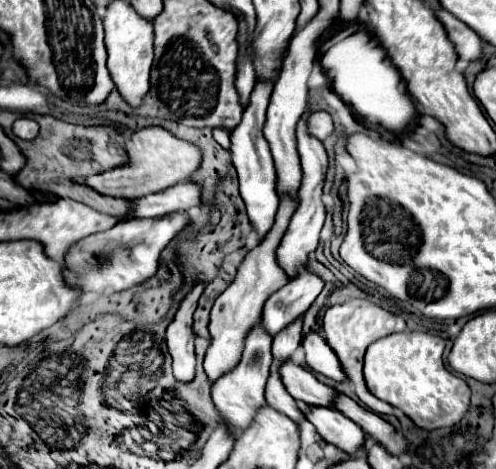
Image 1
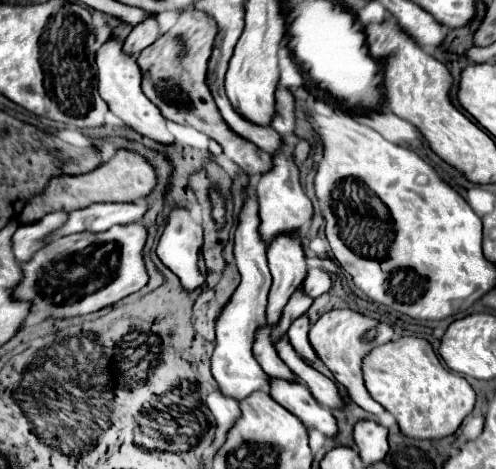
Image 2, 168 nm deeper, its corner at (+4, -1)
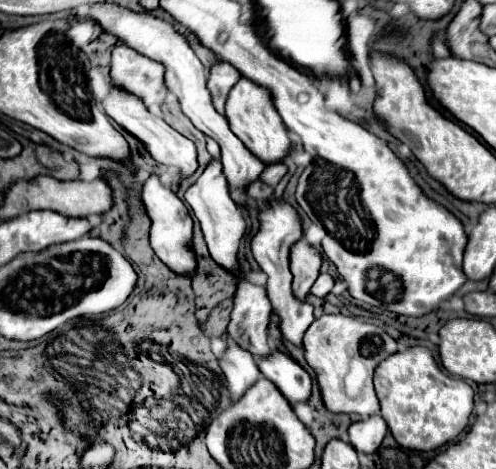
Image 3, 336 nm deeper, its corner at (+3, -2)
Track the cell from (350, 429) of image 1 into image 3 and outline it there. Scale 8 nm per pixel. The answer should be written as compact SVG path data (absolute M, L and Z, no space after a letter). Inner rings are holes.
M273 351L267 357L257 359L257 365L261 373L277 385L277 389L287 397L291 405L309 399L311 377L289 353Z

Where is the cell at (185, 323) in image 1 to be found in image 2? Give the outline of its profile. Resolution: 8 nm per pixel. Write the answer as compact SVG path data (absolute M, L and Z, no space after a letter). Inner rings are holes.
M184 208L172 210L168 216L168 224L160 236L156 254L180 278L184 290L190 294L206 282L206 266L204 266L204 258L202 258L200 250L202 250L202 226L192 222L188 210L184 210Z

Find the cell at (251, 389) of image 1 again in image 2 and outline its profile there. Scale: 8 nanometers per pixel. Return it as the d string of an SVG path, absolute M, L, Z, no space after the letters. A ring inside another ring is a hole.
M246 186L246 200L242 212L238 216L238 226L234 234L234 258L236 266L242 274L242 282L232 294L226 310L218 318L216 324L216 348L212 356L212 374L218 382L218 390L234 400L244 400L252 392L270 390L270 378L260 368L258 360L254 358L254 330L258 326L266 326L266 302L268 292L272 286L272 274L266 262L266 242L262 242L262 234L258 230L258 196L254 194L254 186Z

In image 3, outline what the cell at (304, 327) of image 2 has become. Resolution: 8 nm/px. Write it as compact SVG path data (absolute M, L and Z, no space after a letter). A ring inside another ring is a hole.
M271 201L265 207L265 213L259 215L261 227L259 233L253 237L251 249L253 249L253 257L259 263L261 271L267 273L267 297L273 305L273 313L279 317L279 331L281 335L291 341L293 345L301 345L301 339L307 331L307 327L313 323L313 307L305 301L299 301L297 297L293 297L291 291L291 273L289 273L289 249L293 247L295 239L301 239L303 235L303 227L299 221L297 211L287 205L285 201Z

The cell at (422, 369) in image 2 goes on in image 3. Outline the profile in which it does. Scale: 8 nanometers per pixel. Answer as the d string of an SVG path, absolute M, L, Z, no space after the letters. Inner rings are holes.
M409 347L379 363L375 391L391 435L401 447L413 451L433 451L453 441L473 411L473 389L463 379L443 373L425 347Z

